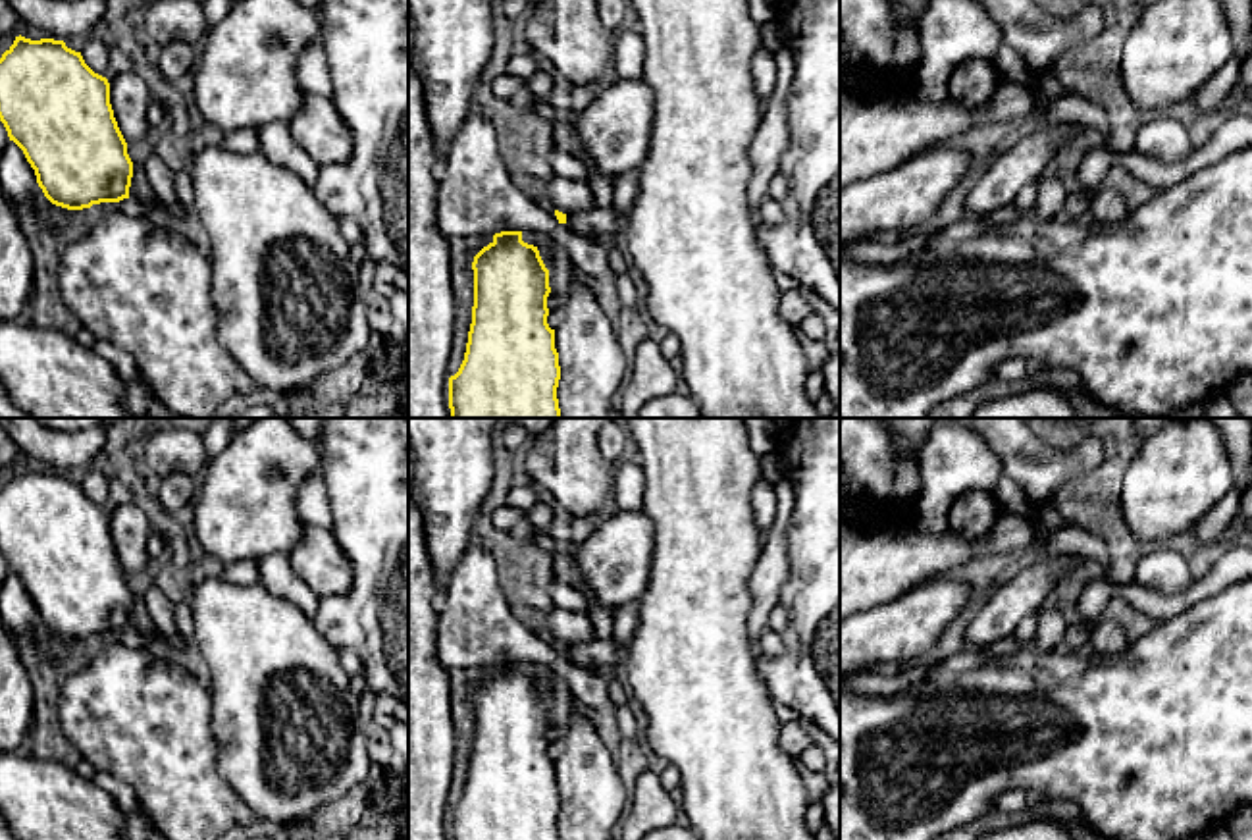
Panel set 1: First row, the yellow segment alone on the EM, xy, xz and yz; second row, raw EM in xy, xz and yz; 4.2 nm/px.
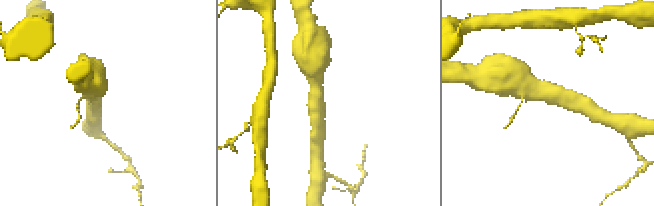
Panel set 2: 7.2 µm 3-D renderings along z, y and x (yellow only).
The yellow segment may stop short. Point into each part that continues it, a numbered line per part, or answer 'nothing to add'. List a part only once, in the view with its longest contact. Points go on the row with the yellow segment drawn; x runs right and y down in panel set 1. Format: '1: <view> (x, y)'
1: xz (596, 220)

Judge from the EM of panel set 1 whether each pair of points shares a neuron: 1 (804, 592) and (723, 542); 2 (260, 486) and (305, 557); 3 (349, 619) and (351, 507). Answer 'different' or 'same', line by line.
1: different
2: different
3: same

